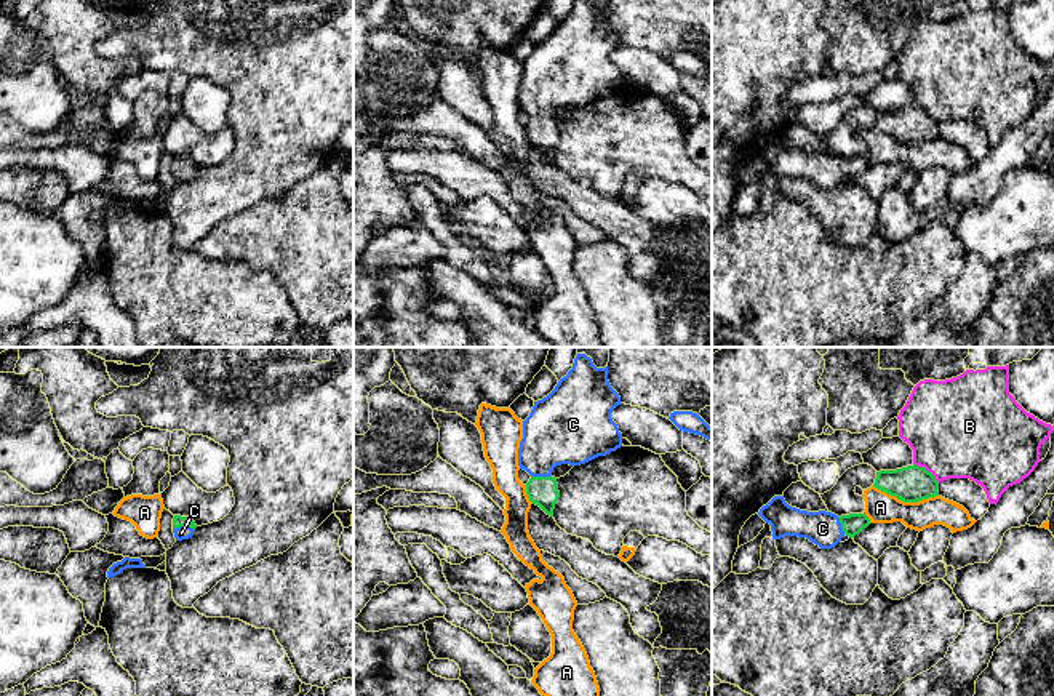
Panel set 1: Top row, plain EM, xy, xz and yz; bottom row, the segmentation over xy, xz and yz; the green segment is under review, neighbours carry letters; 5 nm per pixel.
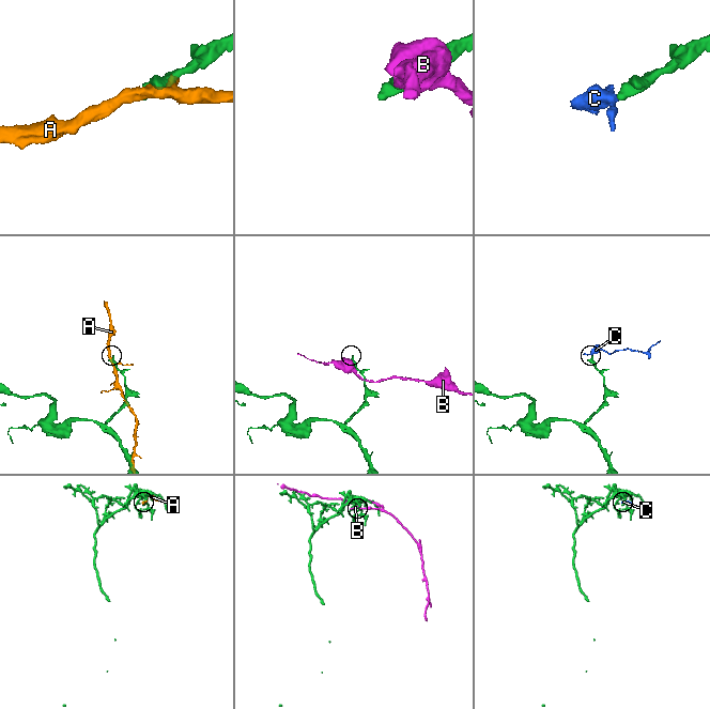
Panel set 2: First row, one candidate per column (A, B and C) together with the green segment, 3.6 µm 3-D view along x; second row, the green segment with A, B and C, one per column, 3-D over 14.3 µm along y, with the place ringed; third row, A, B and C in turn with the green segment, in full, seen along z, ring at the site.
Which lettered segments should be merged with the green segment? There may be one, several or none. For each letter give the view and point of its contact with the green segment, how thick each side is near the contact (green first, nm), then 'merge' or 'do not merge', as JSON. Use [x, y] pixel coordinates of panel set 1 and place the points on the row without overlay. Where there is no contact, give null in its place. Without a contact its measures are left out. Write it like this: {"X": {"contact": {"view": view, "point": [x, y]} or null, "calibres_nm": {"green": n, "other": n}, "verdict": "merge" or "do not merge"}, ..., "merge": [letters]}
{"A": {"contact": {"view": "yz", "point": [906, 143]}, "calibres_nm": {"green": 190, "other": 160}, "verdict": "do not merge"}, "B": {"contact": {"view": "yz", "point": [925, 111]}, "calibres_nm": {"green": 190, "other": 480}, "verdict": "do not merge"}, "C": {"contact": {"view": "xy", "point": [183, 167]}, "calibres_nm": {"green": 60, "other": 70}, "verdict": "merge"}, "merge": ["C"]}

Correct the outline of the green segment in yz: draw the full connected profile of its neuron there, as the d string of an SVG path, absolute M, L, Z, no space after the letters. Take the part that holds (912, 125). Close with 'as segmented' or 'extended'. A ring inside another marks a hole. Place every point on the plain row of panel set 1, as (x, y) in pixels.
M915 106L896 112L876 114L873 128L904 144L918 144L939 138L939 123L936 118Z | as segmented

